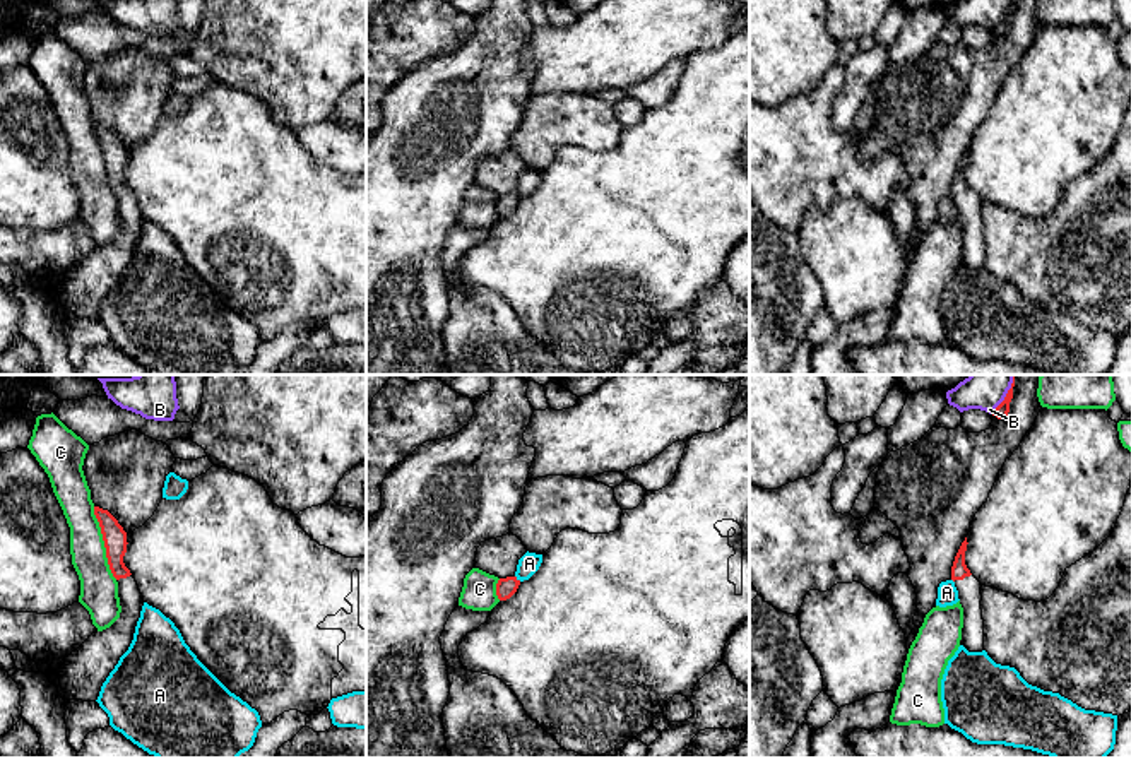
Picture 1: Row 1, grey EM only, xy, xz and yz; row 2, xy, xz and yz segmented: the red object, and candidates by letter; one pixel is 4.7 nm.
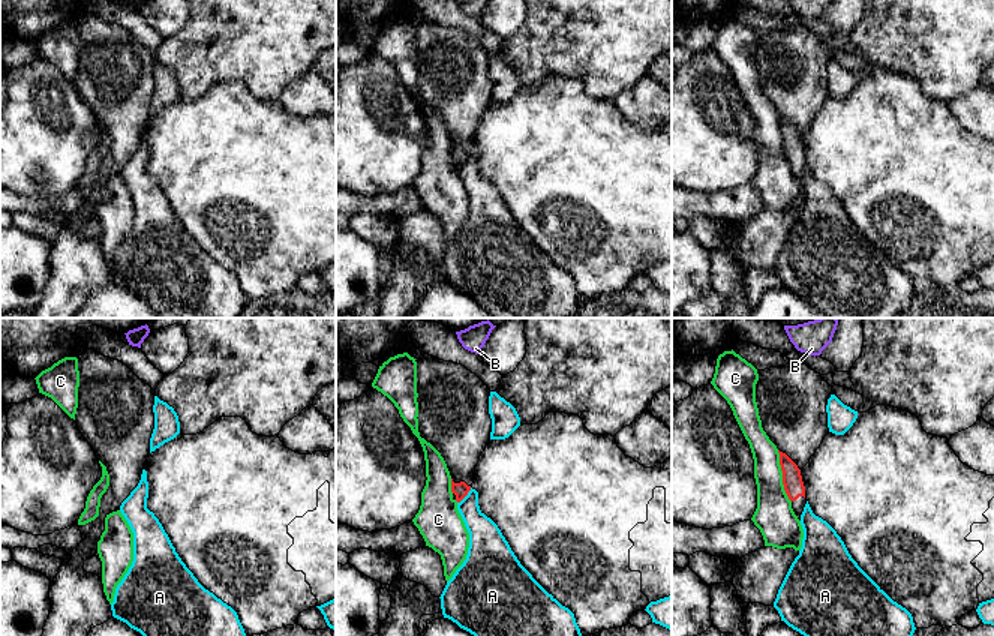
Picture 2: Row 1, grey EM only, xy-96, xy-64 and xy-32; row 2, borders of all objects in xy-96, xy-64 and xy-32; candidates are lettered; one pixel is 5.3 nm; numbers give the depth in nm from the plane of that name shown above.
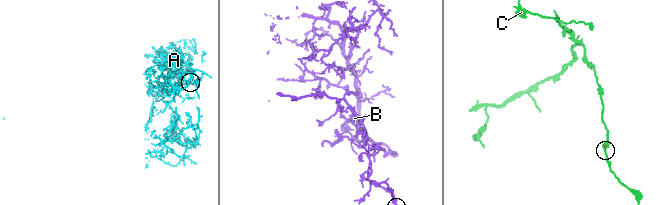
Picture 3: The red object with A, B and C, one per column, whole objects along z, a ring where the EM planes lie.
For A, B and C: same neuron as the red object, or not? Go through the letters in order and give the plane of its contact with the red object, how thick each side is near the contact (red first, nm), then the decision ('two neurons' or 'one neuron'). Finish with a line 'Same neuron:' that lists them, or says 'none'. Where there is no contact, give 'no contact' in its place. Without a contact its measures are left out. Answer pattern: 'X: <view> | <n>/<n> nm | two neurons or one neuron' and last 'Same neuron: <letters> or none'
A: xz | 90/100 nm | two neurons
B: yz | 70/130 nm | two neurons
C: xy | 110/180 nm | two neurons
Same neuron: none

